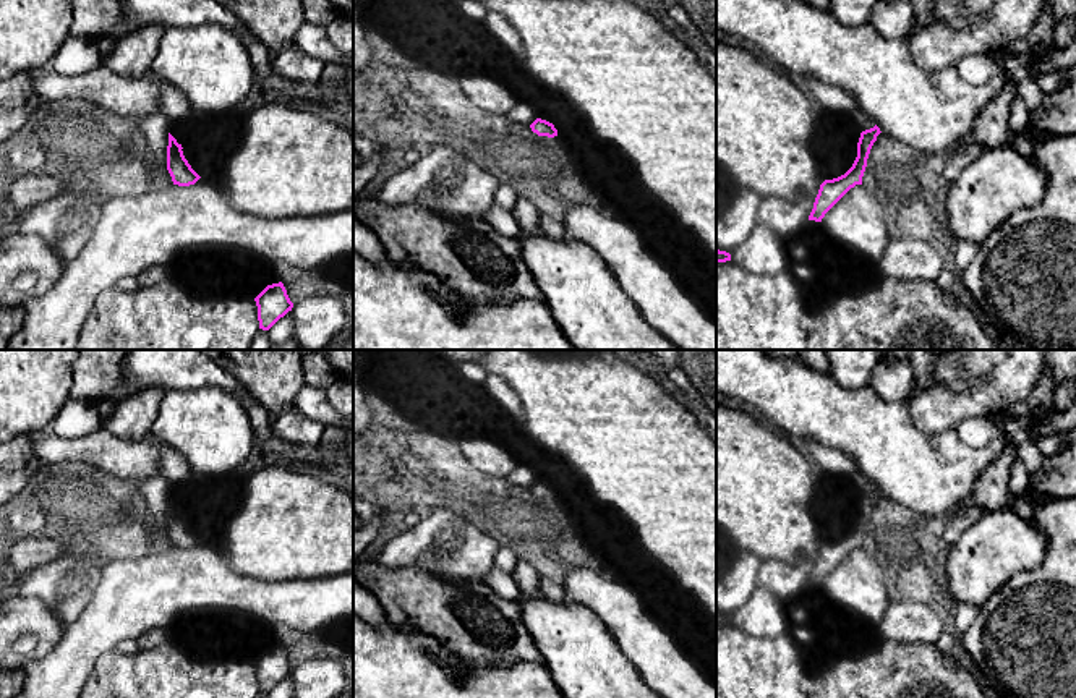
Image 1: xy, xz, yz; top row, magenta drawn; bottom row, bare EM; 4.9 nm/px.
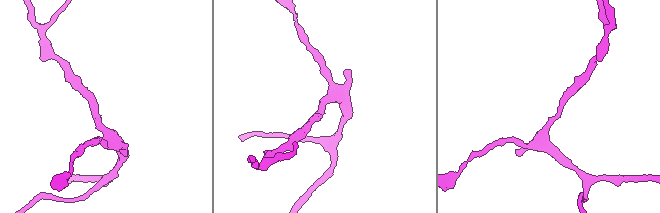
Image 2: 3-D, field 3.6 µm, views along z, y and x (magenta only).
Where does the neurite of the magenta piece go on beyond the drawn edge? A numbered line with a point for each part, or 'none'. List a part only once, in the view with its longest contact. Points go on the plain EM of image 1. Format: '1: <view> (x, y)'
none

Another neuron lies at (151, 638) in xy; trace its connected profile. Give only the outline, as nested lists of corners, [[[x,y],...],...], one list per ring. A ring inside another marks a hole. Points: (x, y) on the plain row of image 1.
[[[152,628],[152,630],[144,632],[138,638],[138,645],[139,645],[141,649],[152,649],[152,648],[165,643],[167,640],[169,640],[167,630]]]

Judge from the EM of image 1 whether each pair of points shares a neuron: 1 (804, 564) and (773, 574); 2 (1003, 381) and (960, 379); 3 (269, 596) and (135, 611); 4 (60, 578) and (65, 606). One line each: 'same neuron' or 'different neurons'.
1: same neuron
2: different neurons
3: same neuron
4: same neuron

